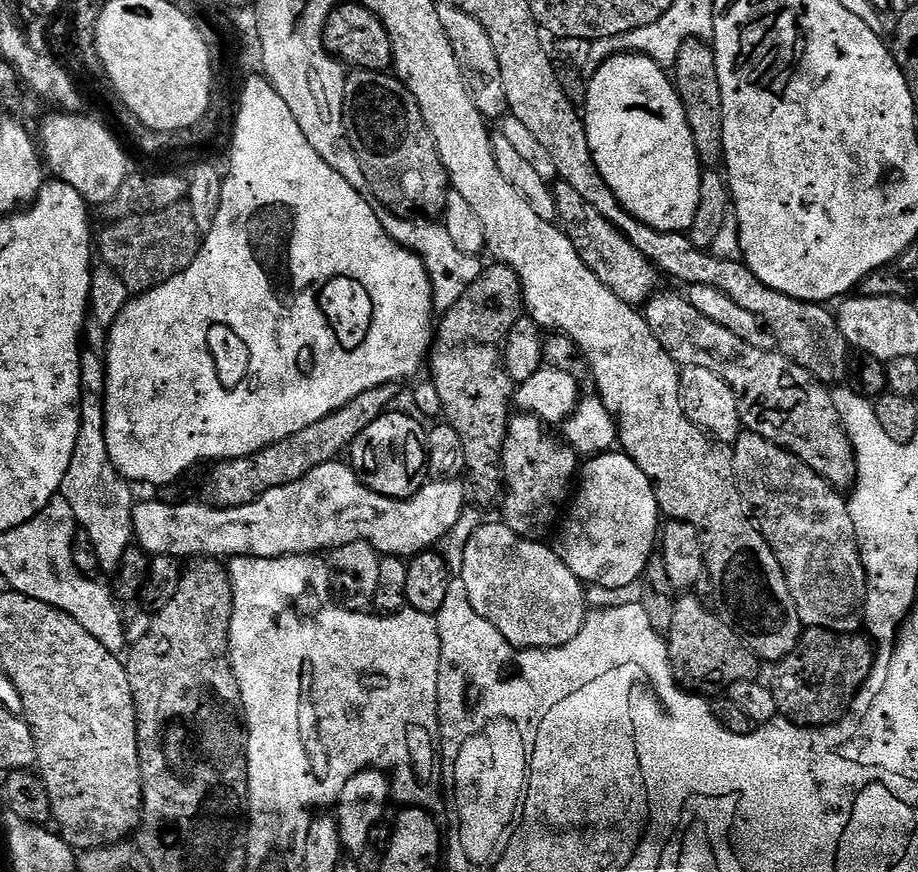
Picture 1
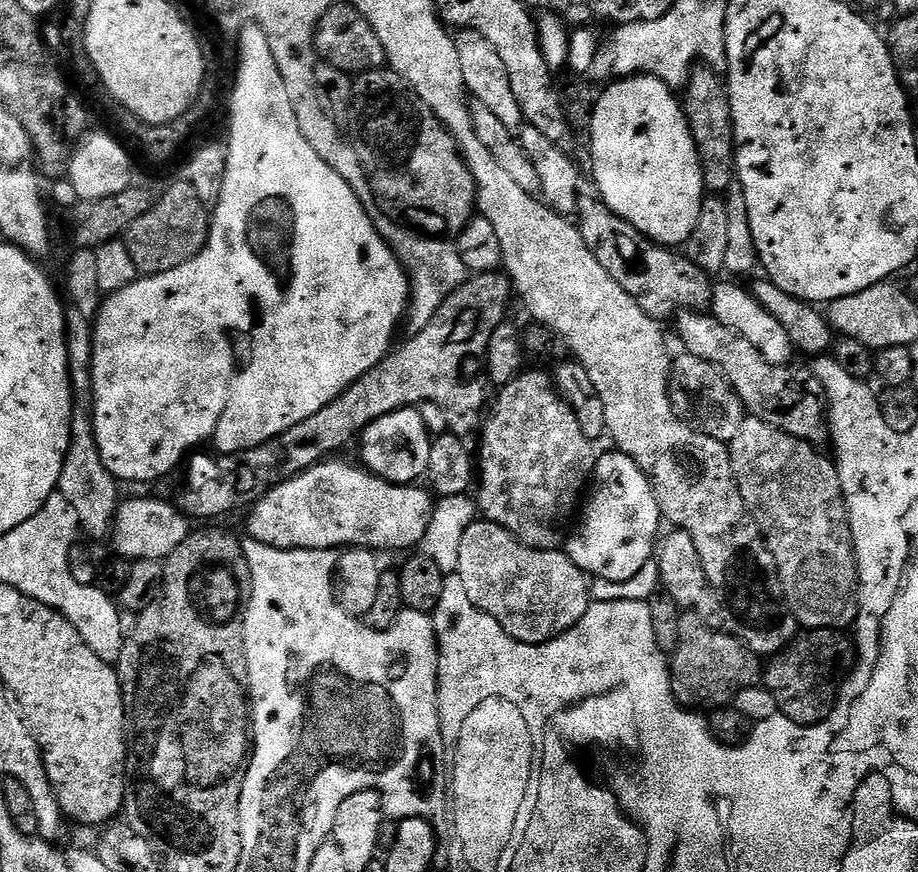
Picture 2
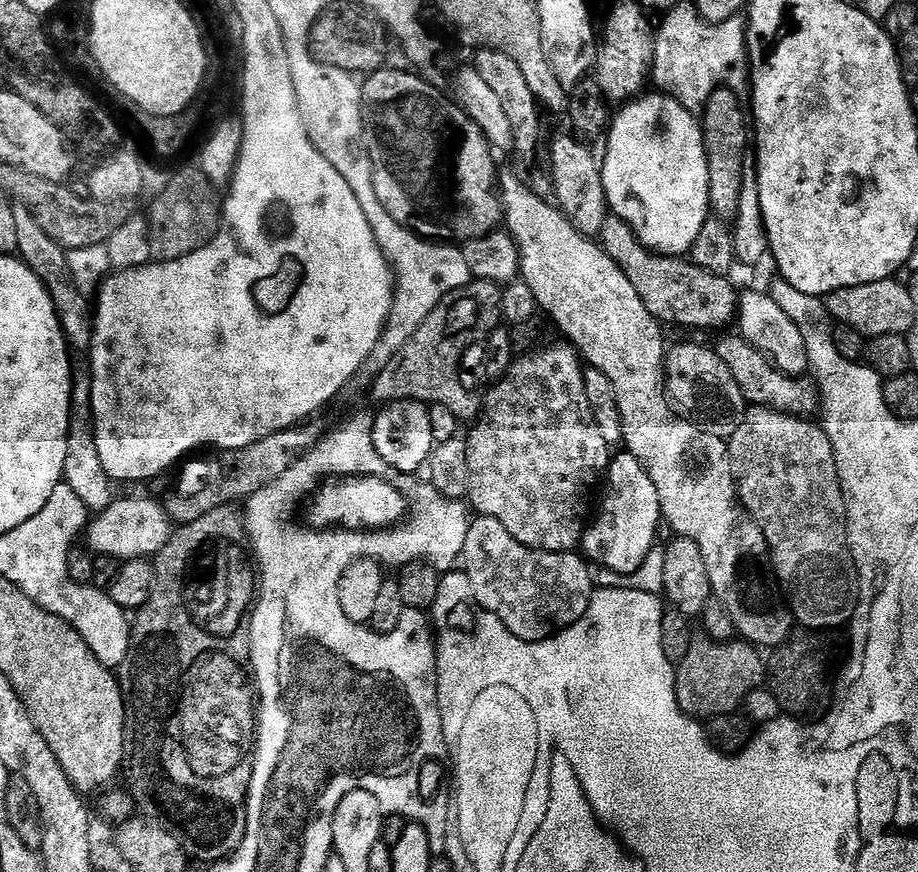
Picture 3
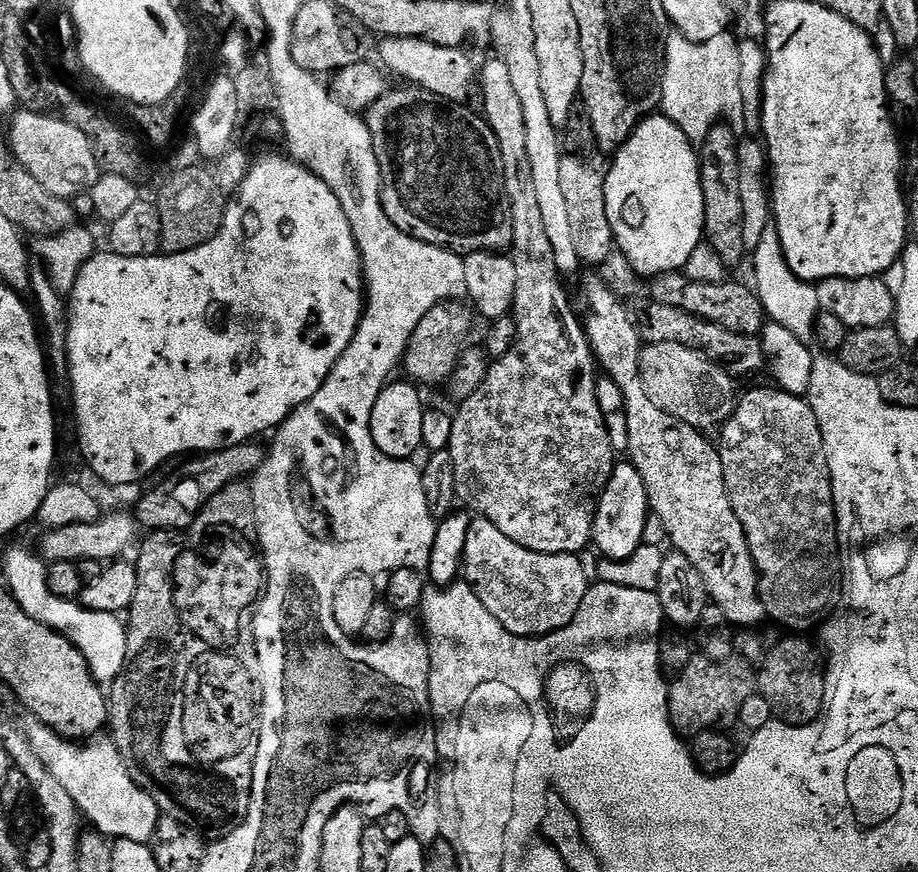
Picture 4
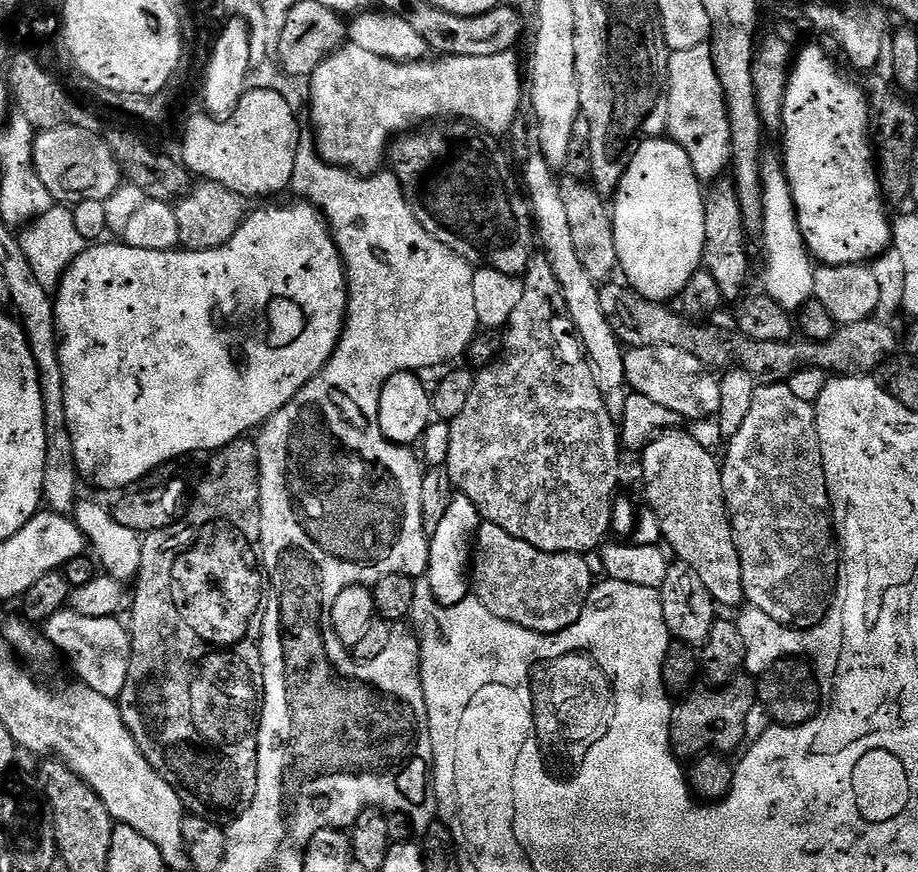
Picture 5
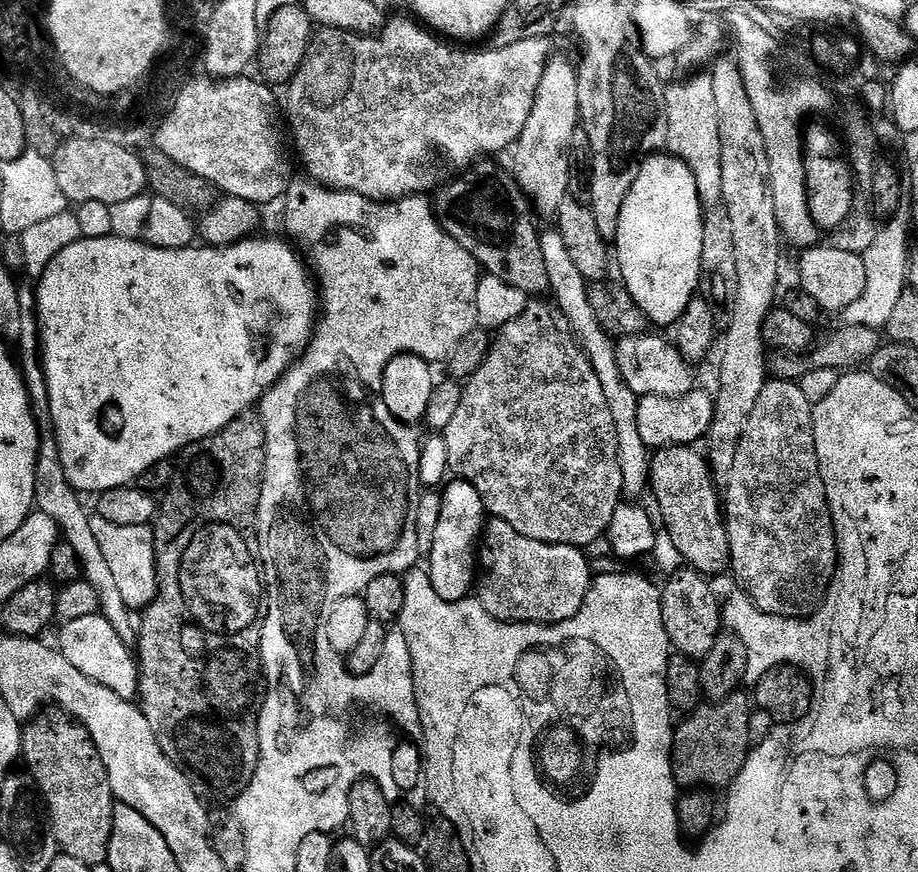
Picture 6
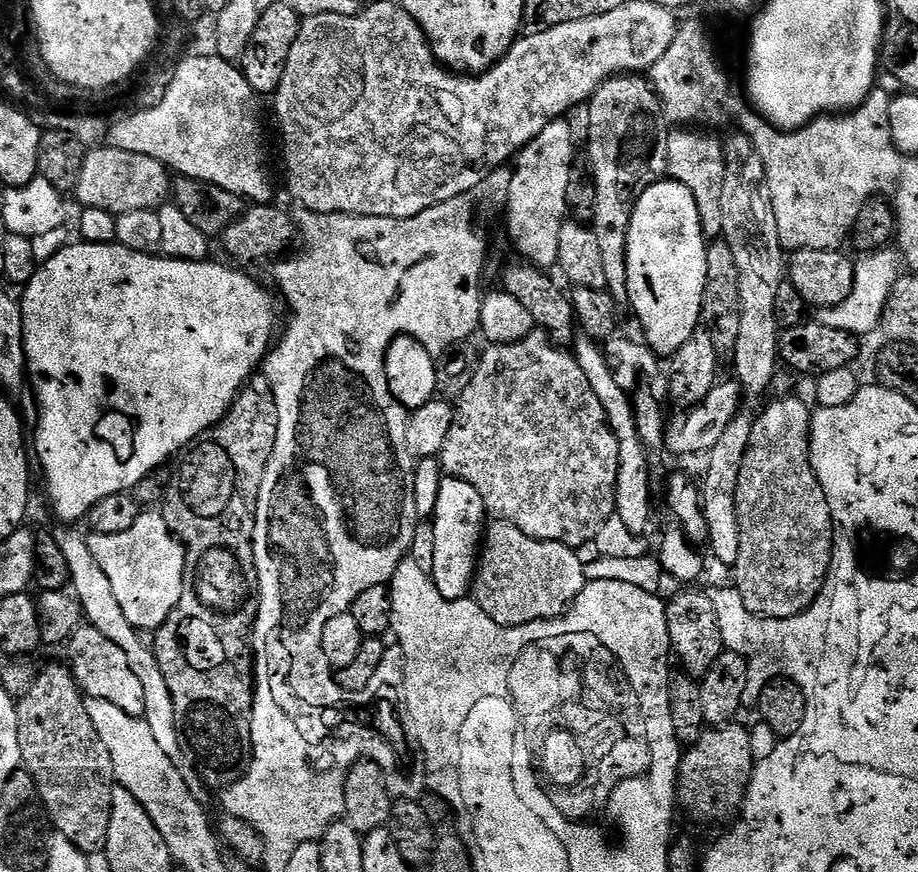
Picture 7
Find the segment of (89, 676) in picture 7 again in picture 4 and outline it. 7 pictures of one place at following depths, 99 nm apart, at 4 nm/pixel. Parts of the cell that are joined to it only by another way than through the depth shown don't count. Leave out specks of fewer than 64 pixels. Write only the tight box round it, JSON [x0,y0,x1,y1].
[3,548,128,686]

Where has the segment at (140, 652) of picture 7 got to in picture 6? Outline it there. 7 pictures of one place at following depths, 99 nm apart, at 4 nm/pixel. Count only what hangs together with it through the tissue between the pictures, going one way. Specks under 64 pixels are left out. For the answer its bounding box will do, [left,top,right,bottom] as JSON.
[32,404,138,646]

